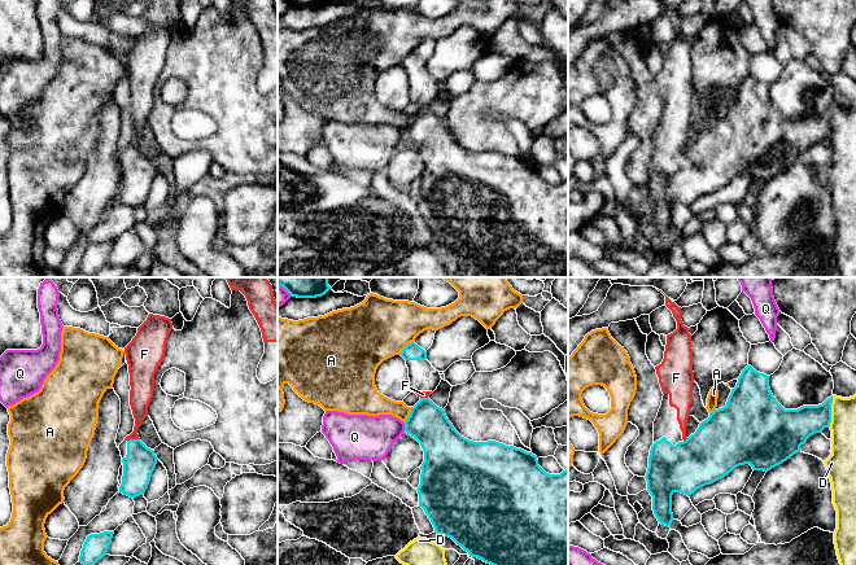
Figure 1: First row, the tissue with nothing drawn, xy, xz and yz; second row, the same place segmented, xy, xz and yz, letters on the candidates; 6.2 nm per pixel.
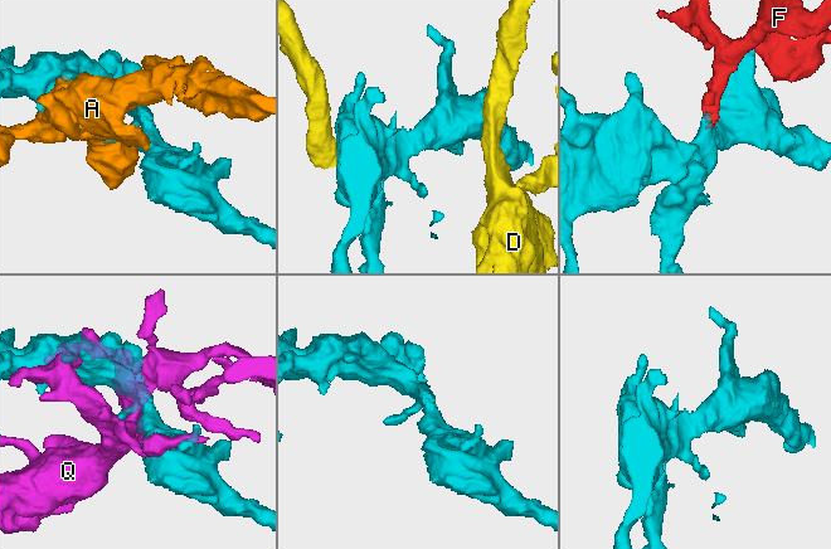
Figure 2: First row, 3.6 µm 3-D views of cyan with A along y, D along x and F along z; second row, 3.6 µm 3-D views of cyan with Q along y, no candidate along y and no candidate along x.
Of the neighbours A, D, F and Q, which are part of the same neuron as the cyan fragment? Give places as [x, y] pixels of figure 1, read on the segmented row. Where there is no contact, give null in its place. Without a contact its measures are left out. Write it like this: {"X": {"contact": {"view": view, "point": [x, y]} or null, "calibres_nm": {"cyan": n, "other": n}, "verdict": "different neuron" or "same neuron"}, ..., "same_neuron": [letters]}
{"A": {"contact": {"view": "xz", "point": [405, 347]}, "calibres_nm": {"cyan": 100, "other": 380}, "verdict": "different neuron"}, "D": {"contact": {"view": "yz", "point": [830, 411]}, "calibres_nm": {"cyan": 220, "other": 160}, "verdict": "different neuron"}, "F": {"contact": {"view": "xy", "point": [132, 439]}, "calibres_nm": {"cyan": 190, "other": 130}, "verdict": "same neuron"}, "Q": {"contact": {"view": "xz", "point": [405, 426]}, "calibres_nm": {"cyan": 240, "other": 280}, "verdict": "different neuron"}, "same_neuron": ["F"]}

